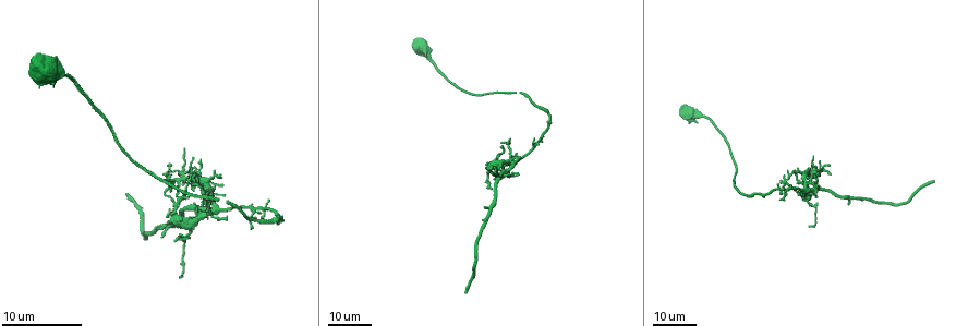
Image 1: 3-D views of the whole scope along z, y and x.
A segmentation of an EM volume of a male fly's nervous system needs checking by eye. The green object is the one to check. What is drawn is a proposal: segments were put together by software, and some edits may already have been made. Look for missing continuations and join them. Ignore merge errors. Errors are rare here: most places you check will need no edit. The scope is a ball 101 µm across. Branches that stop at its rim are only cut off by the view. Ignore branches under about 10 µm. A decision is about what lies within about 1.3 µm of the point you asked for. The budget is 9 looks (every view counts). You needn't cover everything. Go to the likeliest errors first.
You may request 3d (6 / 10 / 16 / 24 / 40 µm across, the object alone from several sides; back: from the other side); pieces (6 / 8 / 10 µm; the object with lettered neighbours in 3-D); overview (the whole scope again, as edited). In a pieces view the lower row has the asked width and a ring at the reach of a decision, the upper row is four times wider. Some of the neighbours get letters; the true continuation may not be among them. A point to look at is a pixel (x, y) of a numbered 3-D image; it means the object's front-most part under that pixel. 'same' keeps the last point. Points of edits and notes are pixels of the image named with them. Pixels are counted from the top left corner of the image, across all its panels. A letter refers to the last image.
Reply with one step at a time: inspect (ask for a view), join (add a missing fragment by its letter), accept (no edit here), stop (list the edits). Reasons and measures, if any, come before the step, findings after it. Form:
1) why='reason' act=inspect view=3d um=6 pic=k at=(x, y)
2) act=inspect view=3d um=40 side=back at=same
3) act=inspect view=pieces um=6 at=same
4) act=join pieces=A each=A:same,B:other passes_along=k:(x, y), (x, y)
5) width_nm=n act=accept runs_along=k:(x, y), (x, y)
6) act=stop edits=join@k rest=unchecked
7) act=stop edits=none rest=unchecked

why='branch stops here' act=inspect view=3d um=16 pic=1 at=(797, 173)

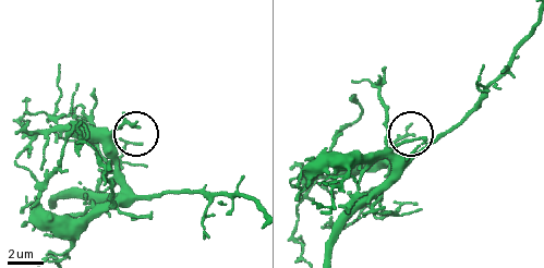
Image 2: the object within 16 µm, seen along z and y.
why='see the neighbours' act=inspect view=pieces um=10 pic=2 at=(137, 129)

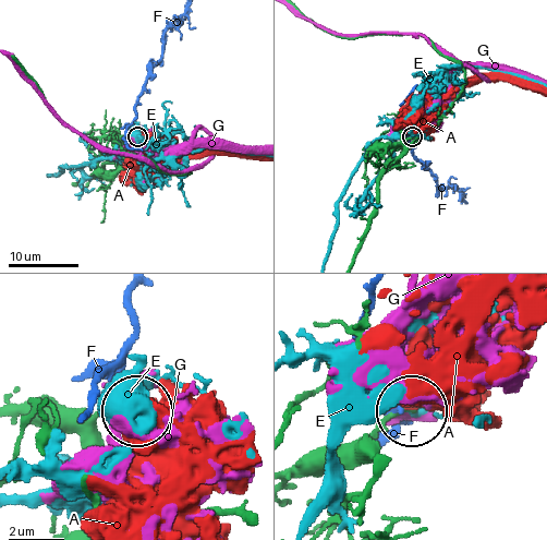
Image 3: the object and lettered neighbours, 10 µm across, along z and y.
act=accept each=A:other,E:other,F:other,G:other found='no lettered fragment goes on from it'

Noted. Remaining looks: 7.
why='free end' act=inspect view=3d um=24 pic=1 at=(176, 242)

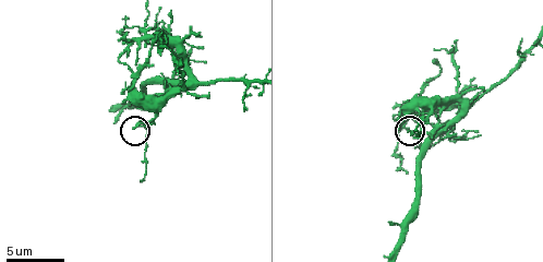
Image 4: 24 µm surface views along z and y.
act=inspect view=pieces um=8 pic=4 at=(135, 127)

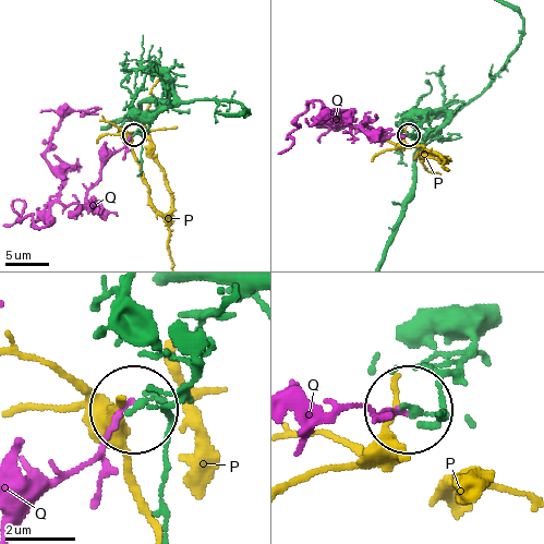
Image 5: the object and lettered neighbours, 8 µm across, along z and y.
act=accept each=P:other,Q:other found='none of them fits'

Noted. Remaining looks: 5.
why='an open end' act=inspect view=3d um=10 pic=4 at=(117, 118)

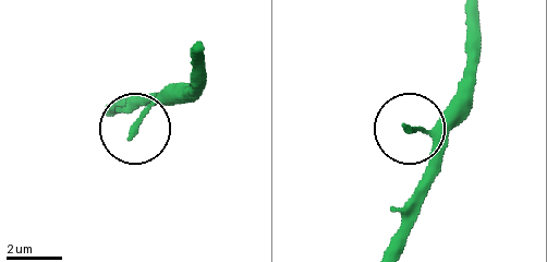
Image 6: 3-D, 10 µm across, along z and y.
why='what lies round it' act=inspect view=pieces um=10 pic=6 at=(133, 131)

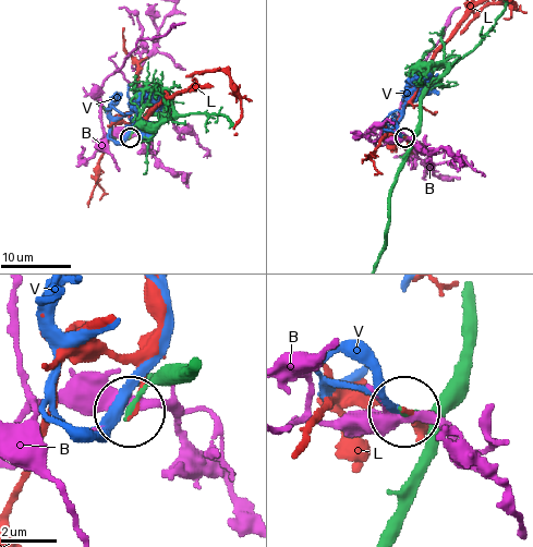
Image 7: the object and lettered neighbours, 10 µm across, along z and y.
width_nm=200 act=accept each=B:other,L:other,V:other found='none of them fits'

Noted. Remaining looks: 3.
why='an open end' act=inspect view=pieces um=6 pic=4 at=(457, 135)

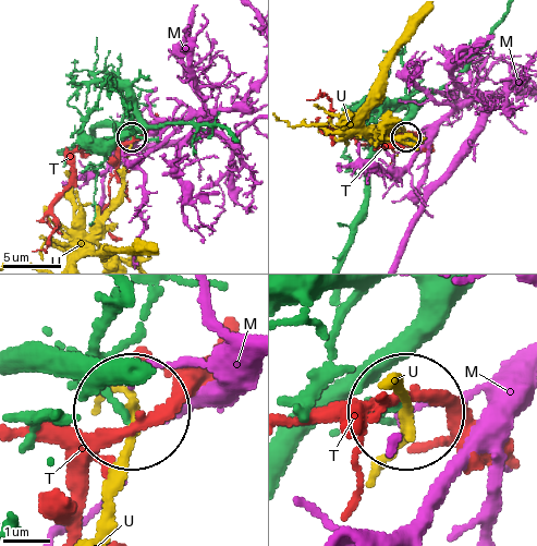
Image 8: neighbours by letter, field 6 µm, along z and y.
act=accept each=M:other,T:other,U:other found='no lettered fragment goes on from it'

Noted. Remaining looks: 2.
act=stop edits=none rest=unchecked

